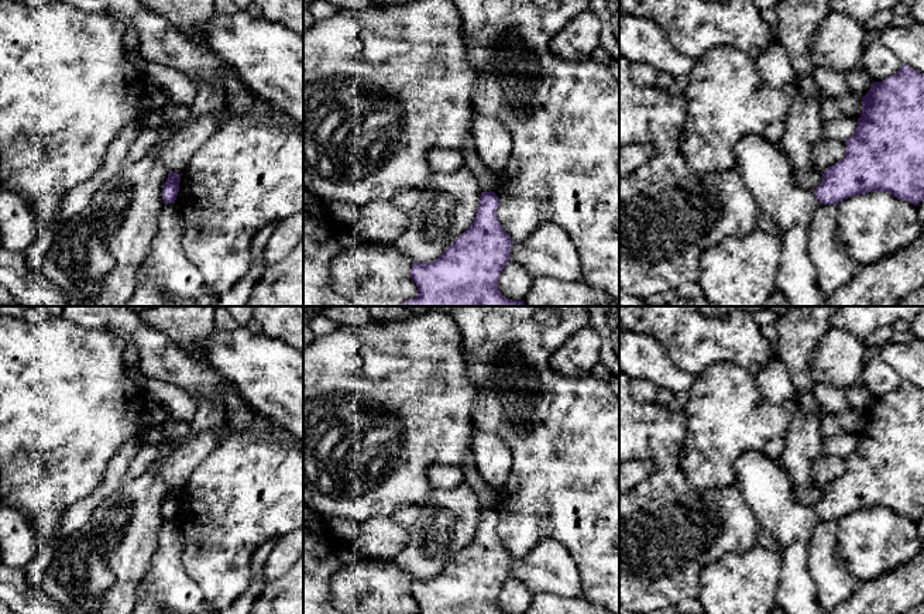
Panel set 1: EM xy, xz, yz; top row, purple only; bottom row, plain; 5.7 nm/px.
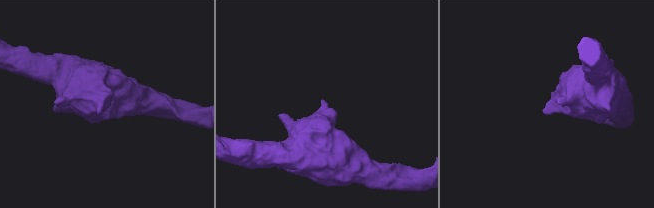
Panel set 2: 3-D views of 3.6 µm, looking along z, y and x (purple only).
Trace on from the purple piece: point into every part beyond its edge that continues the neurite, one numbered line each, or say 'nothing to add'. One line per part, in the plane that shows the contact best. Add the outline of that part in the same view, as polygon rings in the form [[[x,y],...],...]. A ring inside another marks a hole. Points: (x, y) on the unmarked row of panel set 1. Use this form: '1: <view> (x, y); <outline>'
nothing to add

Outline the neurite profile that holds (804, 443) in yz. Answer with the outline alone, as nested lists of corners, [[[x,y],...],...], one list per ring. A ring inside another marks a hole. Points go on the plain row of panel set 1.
[[[797,399],[784,402],[783,408],[790,414],[791,422],[780,462],[796,487],[821,487],[813,474],[813,464],[824,455],[822,416]]]

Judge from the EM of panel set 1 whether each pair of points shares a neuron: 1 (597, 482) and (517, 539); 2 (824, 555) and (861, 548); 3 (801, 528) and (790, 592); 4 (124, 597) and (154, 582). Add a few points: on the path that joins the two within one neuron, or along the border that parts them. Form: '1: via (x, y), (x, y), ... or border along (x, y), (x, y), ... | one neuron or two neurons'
1: via (577, 482), (536, 520) | one neuron
2: border along (835, 521), (835, 561), (855, 579) | two neurons
3: via (797, 544), (794, 546), (794, 576) | one neuron
4: border along (151, 559), (151, 566), (138, 590) | two neurons

